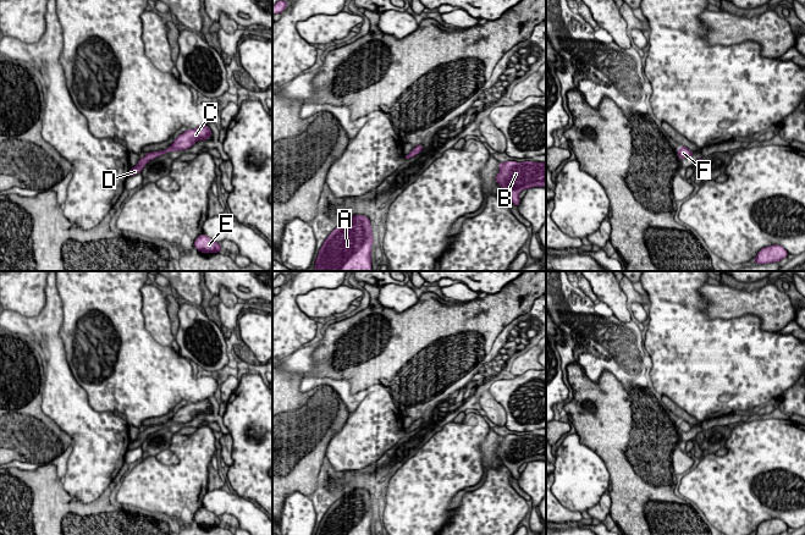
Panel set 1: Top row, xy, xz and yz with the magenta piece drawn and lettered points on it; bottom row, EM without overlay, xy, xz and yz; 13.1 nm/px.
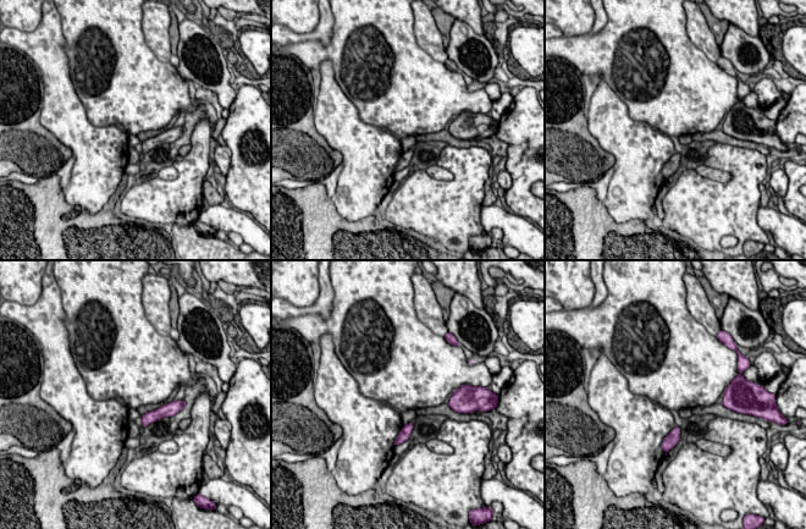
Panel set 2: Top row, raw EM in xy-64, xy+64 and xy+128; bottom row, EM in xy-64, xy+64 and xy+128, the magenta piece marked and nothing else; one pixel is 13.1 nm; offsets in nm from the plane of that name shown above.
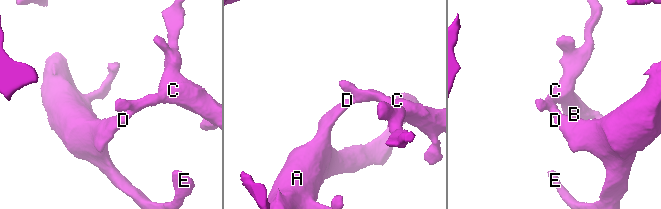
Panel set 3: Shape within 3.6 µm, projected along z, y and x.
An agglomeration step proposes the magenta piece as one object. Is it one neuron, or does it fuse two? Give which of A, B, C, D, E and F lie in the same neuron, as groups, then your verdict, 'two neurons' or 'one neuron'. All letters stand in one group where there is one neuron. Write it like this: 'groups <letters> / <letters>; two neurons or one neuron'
groups A B C D E F; one neuron

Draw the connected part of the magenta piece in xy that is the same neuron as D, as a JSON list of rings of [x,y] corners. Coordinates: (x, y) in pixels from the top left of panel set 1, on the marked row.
[[[208,126],[198,127],[194,129],[187,129],[184,133],[180,134],[166,150],[147,153],[145,156],[138,160],[138,164],[129,170],[128,176],[133,176],[142,172],[143,167],[150,160],[167,151],[186,150],[191,148],[197,140],[205,140],[210,138],[211,137],[210,134],[211,134],[211,131]]]

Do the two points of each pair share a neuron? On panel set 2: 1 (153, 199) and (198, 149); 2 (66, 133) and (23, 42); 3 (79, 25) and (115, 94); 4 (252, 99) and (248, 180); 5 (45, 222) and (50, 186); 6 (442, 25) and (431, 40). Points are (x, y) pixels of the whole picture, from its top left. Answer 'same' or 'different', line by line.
1: same
2: same
3: same
4: same
5: same
6: different

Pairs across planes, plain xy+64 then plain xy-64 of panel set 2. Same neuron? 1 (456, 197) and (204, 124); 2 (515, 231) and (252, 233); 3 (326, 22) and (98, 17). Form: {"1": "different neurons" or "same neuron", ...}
{"1": "same neuron", "2": "same neuron", "3": "different neurons"}

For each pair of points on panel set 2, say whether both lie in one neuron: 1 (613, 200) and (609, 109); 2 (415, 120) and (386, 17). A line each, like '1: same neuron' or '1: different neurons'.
1: same neuron
2: same neuron

